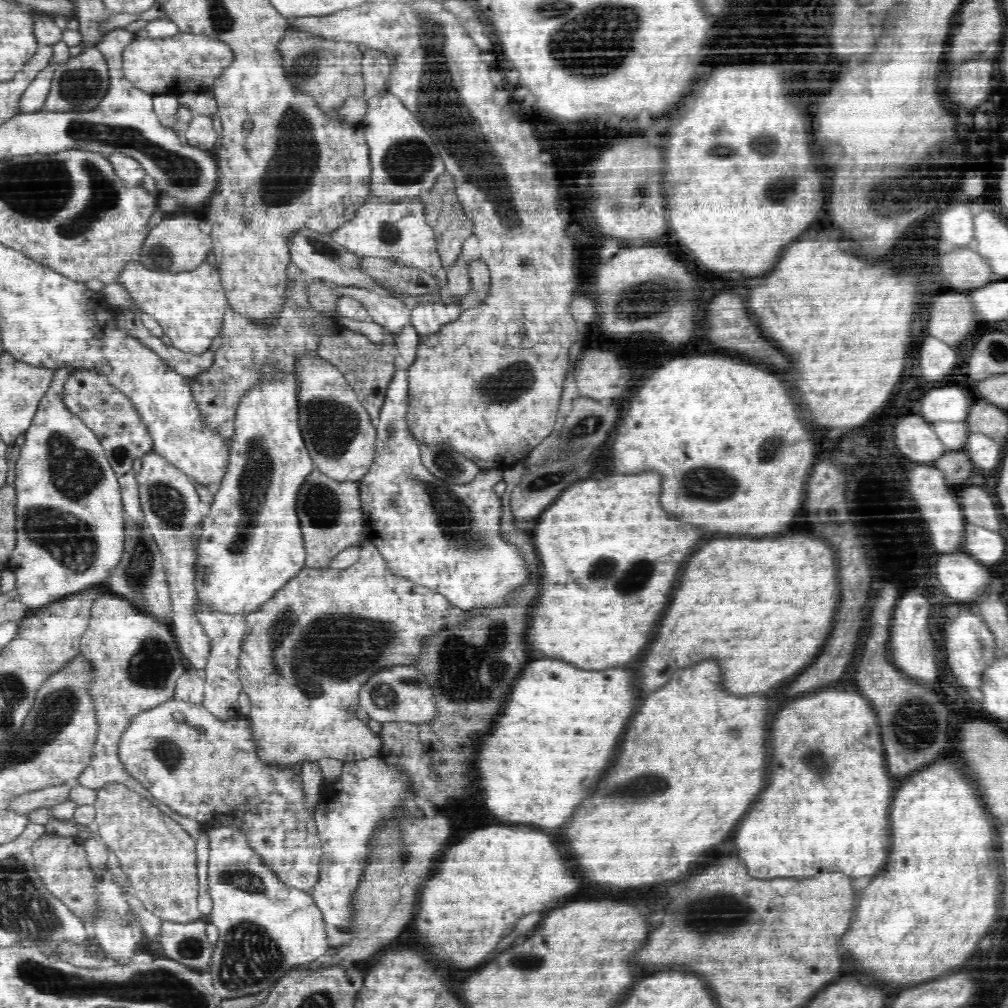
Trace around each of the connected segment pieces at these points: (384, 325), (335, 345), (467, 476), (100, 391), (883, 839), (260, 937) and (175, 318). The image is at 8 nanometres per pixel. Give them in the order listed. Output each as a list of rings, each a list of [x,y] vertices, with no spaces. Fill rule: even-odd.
[[[341,288],[343,296],[360,299],[365,306],[370,320],[378,324],[384,332],[396,334],[402,332],[410,324],[410,310],[406,310],[404,303],[388,294],[378,291],[361,290],[358,288]]]
[[[338,327],[332,335],[324,336],[317,354],[322,360],[338,369],[352,389],[358,390],[358,396],[362,398],[360,403],[368,411],[372,420],[377,420],[384,403],[388,383],[398,361],[395,349],[384,346],[381,342],[372,342],[359,332],[351,332]]]
[[[422,441],[419,449],[424,466],[449,483],[466,484],[481,471],[474,460],[456,450],[450,441]]]
[[[72,370],[63,382],[63,402],[100,439],[106,458],[118,476],[134,470],[134,460],[143,459],[152,451],[152,441],[136,409],[97,373]]]
[[[826,690],[789,704],[774,722],[772,782],[738,830],[739,858],[754,878],[766,881],[814,878],[836,870],[856,879],[878,874],[886,866],[892,850],[890,806],[896,784],[888,774],[879,718],[871,701],[859,691]]]
[[[234,823],[225,824],[218,826],[218,828],[209,828],[210,836],[210,856],[209,856],[209,877],[208,886],[210,888],[211,898],[214,902],[211,914],[208,916],[207,921],[217,926],[219,930],[219,940],[215,946],[211,968],[208,972],[207,980],[212,983],[212,989],[220,996],[223,1000],[234,1000],[246,996],[252,996],[264,990],[268,990],[279,978],[282,978],[290,968],[298,966],[298,964],[310,964],[310,962],[316,962],[318,958],[322,956],[333,955],[337,951],[337,948],[332,946],[330,942],[330,934],[326,930],[326,924],[322,912],[320,912],[320,907],[314,904],[314,897],[308,894],[309,891],[305,891],[299,888],[292,888],[288,886],[288,883],[282,881],[277,872],[272,870],[273,866],[270,867],[268,862],[265,862],[264,858],[258,854],[258,851],[252,846],[252,841],[250,841],[249,834],[246,833],[244,826],[240,826]]]
[[[128,259],[118,270],[114,282],[126,292],[130,310],[141,314],[142,318],[158,322],[164,335],[171,338],[172,346],[180,350],[204,354],[210,350],[214,337],[222,332],[227,302],[225,288],[221,284],[221,272],[217,265],[210,264],[206,259],[190,271],[148,270],[138,260]]]

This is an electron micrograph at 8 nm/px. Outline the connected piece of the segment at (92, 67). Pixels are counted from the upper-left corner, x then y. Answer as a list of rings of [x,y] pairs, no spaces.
[[[88,47],[78,56],[68,57],[50,77],[50,88],[42,110],[46,112],[92,112],[108,96],[112,86],[106,55],[98,47]]]

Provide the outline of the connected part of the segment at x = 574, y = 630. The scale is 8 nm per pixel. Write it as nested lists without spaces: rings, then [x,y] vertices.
[[[642,470],[640,474],[610,474],[604,480],[584,480],[574,484],[572,488],[568,488],[566,492],[562,492],[558,500],[551,504],[537,518],[534,528],[536,536],[536,548],[540,550],[542,556],[542,602],[538,602],[538,606],[534,608],[533,622],[530,624],[529,636],[532,648],[538,648],[540,652],[548,654],[548,656],[556,656],[573,662],[576,666],[584,668],[584,670],[606,670],[612,666],[620,666],[620,664],[628,664],[632,660],[638,660],[640,656],[646,654],[648,646],[654,642],[656,632],[660,628],[660,620],[672,600],[672,594],[676,592],[678,580],[682,578],[682,570],[688,562],[688,558],[696,552],[698,542],[706,536],[706,530],[698,524],[688,524],[684,526],[682,520],[674,514],[670,514],[662,504],[662,474],[657,470]]]

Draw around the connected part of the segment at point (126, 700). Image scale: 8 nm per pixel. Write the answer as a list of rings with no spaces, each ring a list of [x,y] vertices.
[[[117,595],[96,596],[91,602],[88,626],[81,636],[81,642],[80,656],[92,676],[87,680],[85,689],[93,704],[98,734],[91,751],[90,764],[77,781],[93,789],[121,784],[156,804],[150,793],[122,769],[118,758],[118,739],[130,718],[139,711],[174,698],[176,681],[185,669],[170,626],[142,614]]]

